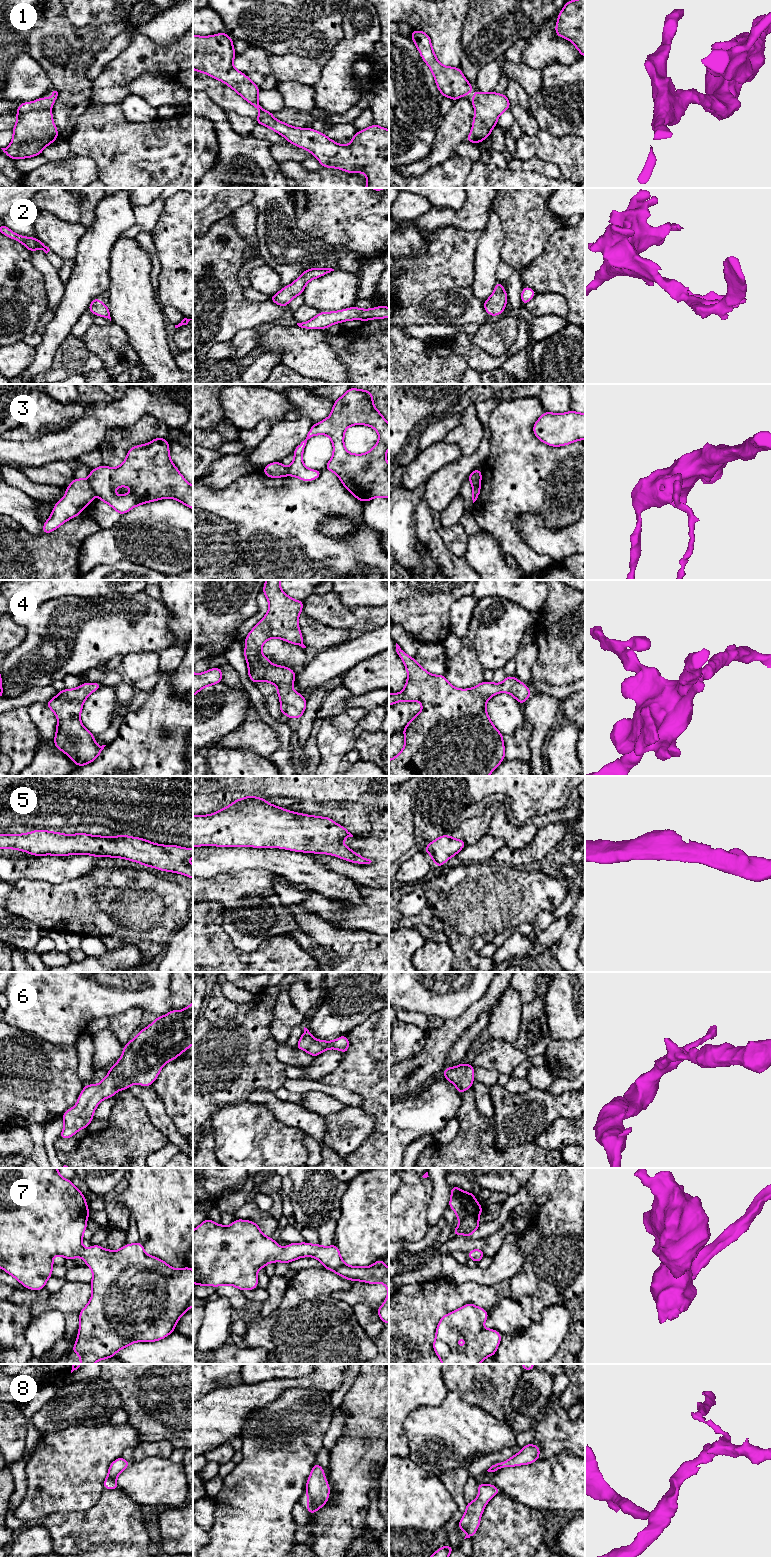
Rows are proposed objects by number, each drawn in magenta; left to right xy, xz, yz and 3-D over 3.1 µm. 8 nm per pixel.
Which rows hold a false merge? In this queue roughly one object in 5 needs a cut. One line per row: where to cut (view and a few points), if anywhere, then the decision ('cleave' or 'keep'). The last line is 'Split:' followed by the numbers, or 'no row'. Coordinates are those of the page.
1: cut none; keep
2: cut none; keep
3: cut xy (87, 480), (95, 493); cleave
4: cut none; keep
5: cut none; keep
6: cut none; keep
7: cut none; keep
8: cut none; keep
Split: 3

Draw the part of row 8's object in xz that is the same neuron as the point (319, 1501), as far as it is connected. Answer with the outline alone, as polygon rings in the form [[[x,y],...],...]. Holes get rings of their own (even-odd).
[[[316,1462],[312,1467],[306,1483],[308,1502],[306,1509],[310,1515],[322,1508],[329,1499],[330,1486],[326,1480],[323,1468]]]

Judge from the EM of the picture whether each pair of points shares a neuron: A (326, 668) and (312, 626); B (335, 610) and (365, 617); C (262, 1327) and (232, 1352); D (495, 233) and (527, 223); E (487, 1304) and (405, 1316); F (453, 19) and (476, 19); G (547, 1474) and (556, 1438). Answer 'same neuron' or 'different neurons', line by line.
A: different neurons
B: same neuron
C: different neurons
D: different neurons
E: same neuron
F: different neurons
G: different neurons

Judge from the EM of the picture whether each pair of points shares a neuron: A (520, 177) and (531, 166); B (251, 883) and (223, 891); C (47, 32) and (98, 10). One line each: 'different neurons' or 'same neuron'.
A: different neurons
B: same neuron
C: different neurons

